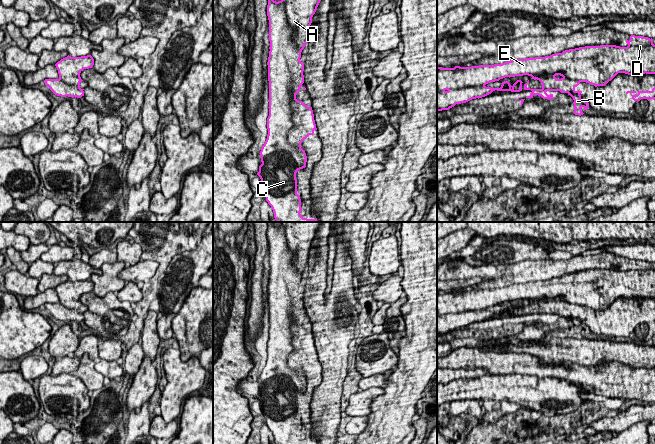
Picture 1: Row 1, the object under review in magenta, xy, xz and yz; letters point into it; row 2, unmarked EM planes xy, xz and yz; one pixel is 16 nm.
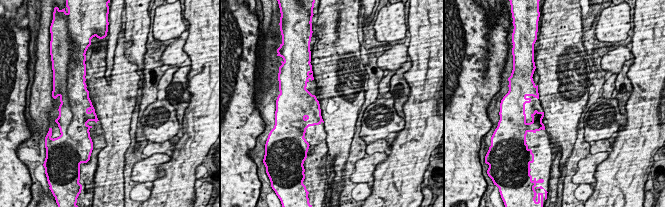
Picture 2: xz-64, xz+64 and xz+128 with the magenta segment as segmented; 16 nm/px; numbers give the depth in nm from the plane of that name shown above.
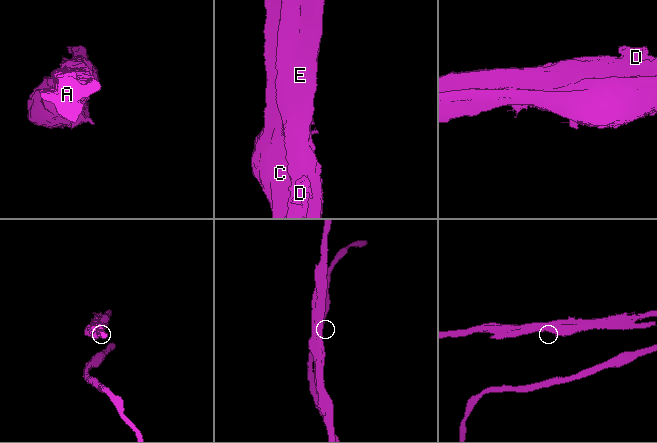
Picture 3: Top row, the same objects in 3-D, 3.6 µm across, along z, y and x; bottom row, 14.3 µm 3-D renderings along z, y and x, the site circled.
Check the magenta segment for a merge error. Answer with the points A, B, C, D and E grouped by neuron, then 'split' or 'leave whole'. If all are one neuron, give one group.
A D E / B C | split

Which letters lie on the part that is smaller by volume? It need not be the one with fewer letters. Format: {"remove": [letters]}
{"remove": ["B", "C"]}

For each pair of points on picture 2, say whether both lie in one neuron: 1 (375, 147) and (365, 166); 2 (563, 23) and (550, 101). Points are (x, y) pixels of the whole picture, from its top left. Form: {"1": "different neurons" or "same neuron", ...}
{"1": "different neurons", "2": "same neuron"}

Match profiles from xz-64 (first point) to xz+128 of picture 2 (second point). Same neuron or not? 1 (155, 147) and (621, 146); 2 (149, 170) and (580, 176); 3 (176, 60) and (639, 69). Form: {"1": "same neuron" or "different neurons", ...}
{"1": "different neurons", "2": "same neuron", "3": "different neurons"}

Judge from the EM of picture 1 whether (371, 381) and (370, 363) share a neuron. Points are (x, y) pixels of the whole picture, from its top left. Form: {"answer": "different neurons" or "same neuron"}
{"answer": "same neuron"}

